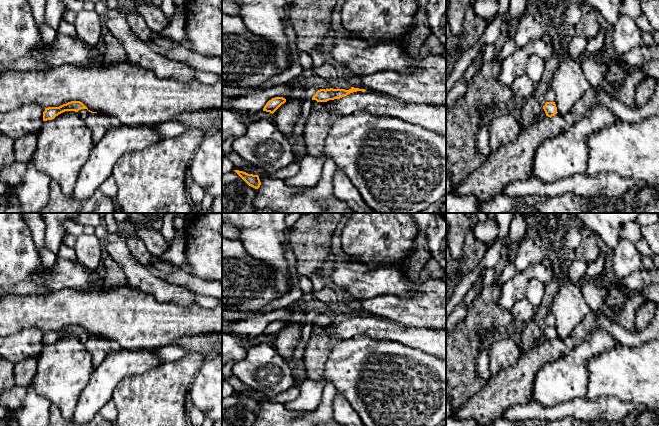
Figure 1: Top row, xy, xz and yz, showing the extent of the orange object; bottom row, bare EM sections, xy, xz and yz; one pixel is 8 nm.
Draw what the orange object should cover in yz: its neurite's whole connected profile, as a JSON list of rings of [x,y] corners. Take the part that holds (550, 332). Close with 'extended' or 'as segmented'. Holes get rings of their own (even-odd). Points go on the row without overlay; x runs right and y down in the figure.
[[[546,326],[543,330],[543,333],[546,337],[546,340],[550,342],[558,337],[555,326]]]; as segmented

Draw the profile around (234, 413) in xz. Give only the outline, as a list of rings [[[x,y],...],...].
[[[235,395],[222,399],[222,426],[254,426],[255,415]]]

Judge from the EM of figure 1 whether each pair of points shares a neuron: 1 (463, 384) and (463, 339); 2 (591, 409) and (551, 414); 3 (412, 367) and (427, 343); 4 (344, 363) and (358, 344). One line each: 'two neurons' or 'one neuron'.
1: one neuron
2: one neuron
3: two neurons
4: one neuron

